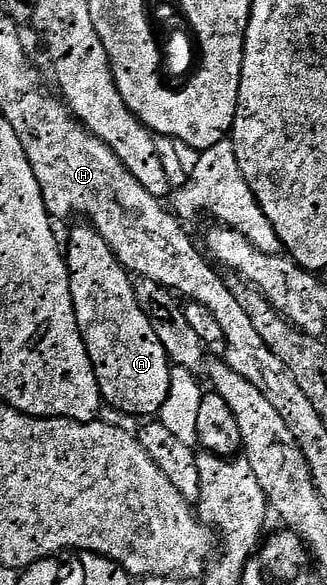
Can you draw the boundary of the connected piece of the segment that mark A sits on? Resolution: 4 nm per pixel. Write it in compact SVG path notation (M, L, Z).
M86 222L80 225L80 228L73 229L71 237L65 240L65 259L77 322L95 371L99 392L108 405L111 403L113 407L120 408L123 412L136 412L139 416L147 416L143 418L154 417L169 394L173 365L167 359L165 346L161 346L157 334L153 334L149 318L145 318L141 306L137 306L135 286L127 269L113 254L105 238L97 234L95 228Z

